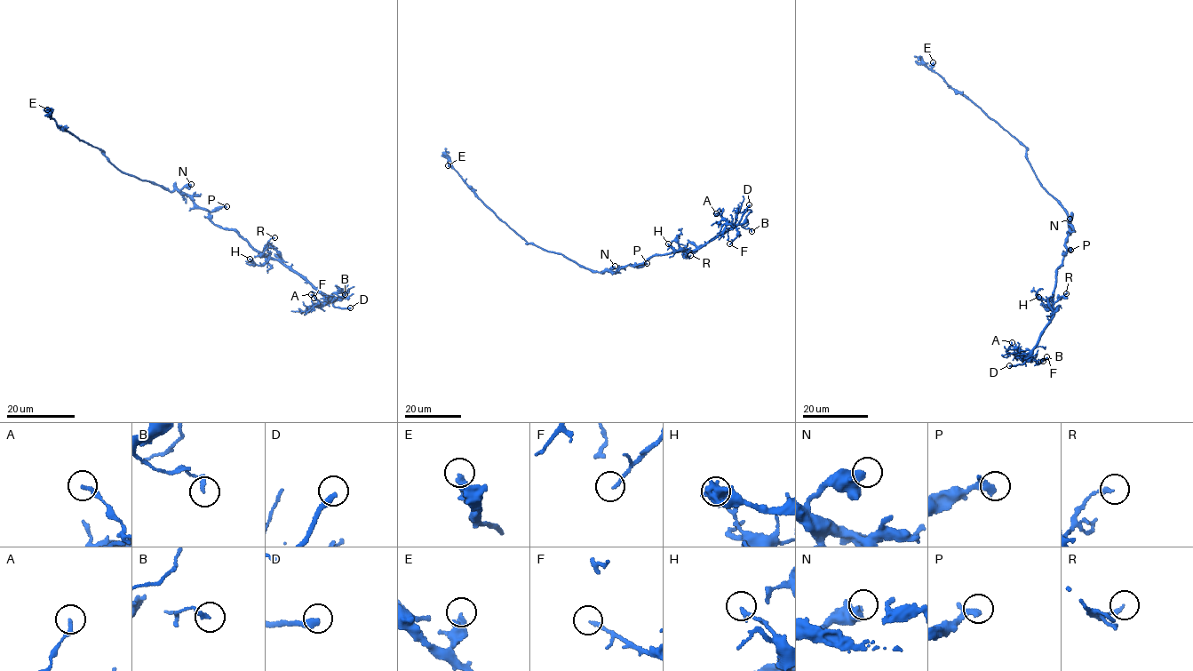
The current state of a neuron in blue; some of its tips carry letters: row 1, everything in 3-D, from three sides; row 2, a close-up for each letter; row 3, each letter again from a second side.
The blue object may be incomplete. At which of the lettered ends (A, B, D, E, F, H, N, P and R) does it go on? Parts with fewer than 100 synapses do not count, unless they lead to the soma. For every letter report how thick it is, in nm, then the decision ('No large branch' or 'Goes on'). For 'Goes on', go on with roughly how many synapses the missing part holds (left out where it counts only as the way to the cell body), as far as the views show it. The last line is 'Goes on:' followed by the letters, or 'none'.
A: Thickness 220 nm. No large branch
B: Thickness 190 nm. No large branch
D: Thickness 320 nm. Goes on
E: Thickness 360 nm. No large branch
F: Thickness 160 nm. No large branch
H: Thickness 170 nm. No large branch
N: Thickness 440 nm. No large branch
P: Thickness 280 nm. No large branch
R: Thickness 180 nm. No large branch
Goes on: D

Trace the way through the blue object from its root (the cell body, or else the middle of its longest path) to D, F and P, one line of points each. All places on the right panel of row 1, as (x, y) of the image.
D: (1066, 212), (1071, 229), (1065, 243), (1066, 254), (1057, 269), (1053, 295), (1054, 313), (1028, 360), (1009, 365)
F: (1066, 212), (1071, 229), (1065, 243), (1066, 254), (1057, 269), (1054, 313), (1032, 355), (1038, 363), (1046, 356)
P: (1066, 212), (1071, 229), (1065, 243), (1070, 250)

